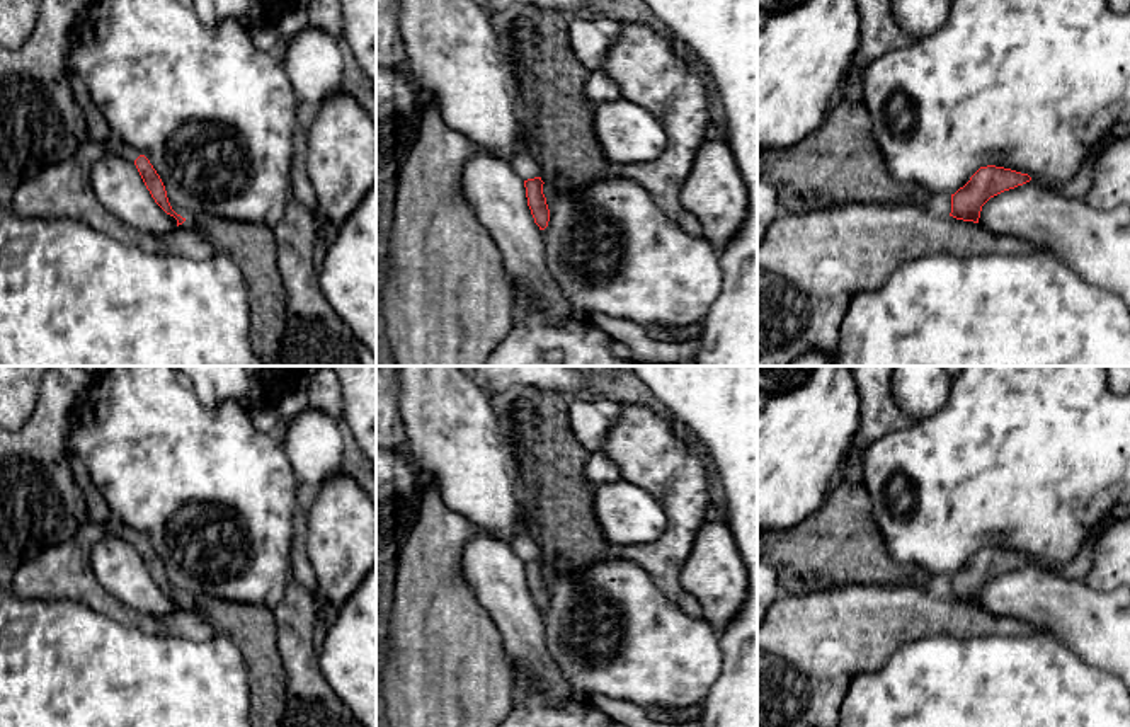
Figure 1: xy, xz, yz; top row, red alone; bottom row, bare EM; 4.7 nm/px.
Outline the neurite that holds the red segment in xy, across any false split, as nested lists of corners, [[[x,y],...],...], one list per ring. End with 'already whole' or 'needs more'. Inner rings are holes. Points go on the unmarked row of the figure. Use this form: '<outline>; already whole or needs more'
[[[111,518],[109,523],[107,523],[107,533],[129,540],[136,547],[136,550],[138,550],[146,570],[150,572],[151,579],[155,581],[155,584],[167,596],[170,596],[177,601],[177,608],[185,603],[185,599],[182,599],[180,596],[177,596],[172,591],[172,587],[168,584],[168,579],[167,579],[165,567],[163,567],[160,557],[157,555],[157,552],[153,550],[153,547],[150,545],[150,541],[145,536],[140,536],[136,531],[128,530],[123,523],[116,521],[114,518]]]; needs more

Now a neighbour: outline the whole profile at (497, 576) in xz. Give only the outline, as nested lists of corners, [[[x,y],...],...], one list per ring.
[[[488,535],[470,540],[463,553],[463,574],[480,604],[495,621],[504,649],[516,671],[533,683],[533,693],[543,695],[550,705],[563,705],[574,698],[570,686],[560,674],[548,652],[543,611],[534,604],[528,587],[524,560],[514,548]]]

